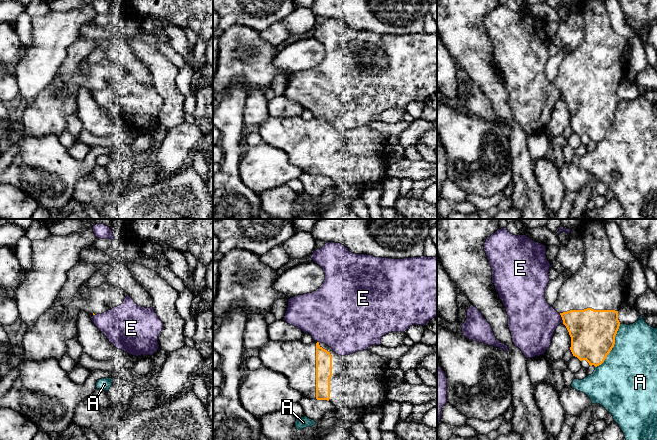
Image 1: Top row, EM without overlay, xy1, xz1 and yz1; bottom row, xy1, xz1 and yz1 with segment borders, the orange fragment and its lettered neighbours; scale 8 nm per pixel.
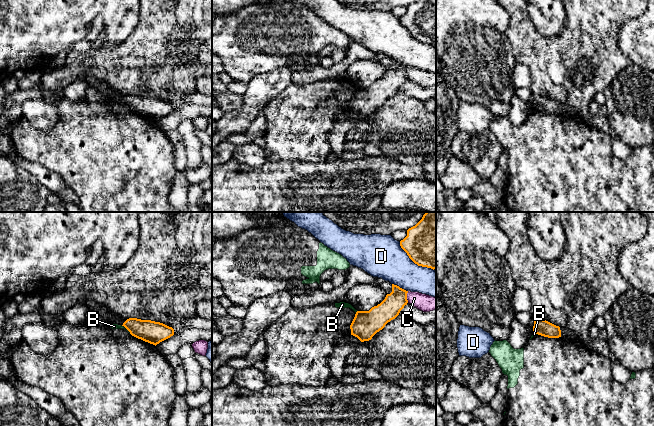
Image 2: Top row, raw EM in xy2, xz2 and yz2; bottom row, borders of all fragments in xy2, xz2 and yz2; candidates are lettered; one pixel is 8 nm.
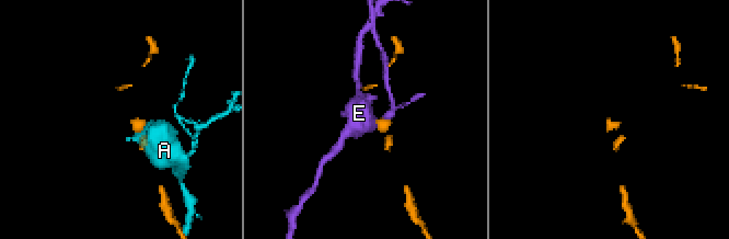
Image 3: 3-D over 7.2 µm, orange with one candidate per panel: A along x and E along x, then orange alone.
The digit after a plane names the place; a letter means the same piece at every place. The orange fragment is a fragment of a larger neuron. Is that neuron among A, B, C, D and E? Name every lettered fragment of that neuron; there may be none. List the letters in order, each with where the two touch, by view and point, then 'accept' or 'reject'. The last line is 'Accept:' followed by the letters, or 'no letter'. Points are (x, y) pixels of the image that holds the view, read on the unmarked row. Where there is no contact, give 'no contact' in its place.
A: meets orange in yz1 at (613, 122); reject
B: meets orange in xy2 at (126, 104); reject
C: meets orange in xz2 at (406, 73); reject
D: meets orange in xz2 at (414, 38); reject
E: meets orange in yz1 at (562, 94); reject
Accept: no letter

